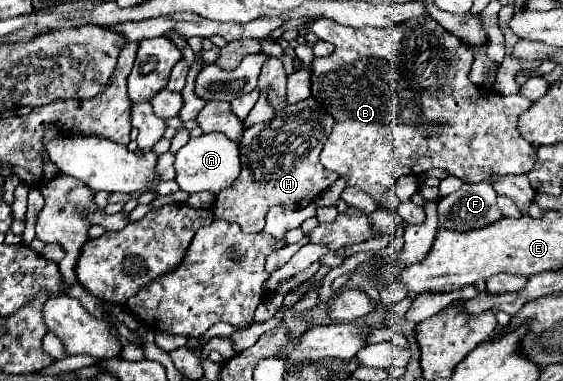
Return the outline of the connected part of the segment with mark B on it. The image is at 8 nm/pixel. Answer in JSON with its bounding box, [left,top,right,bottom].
[305,18,536,208]

